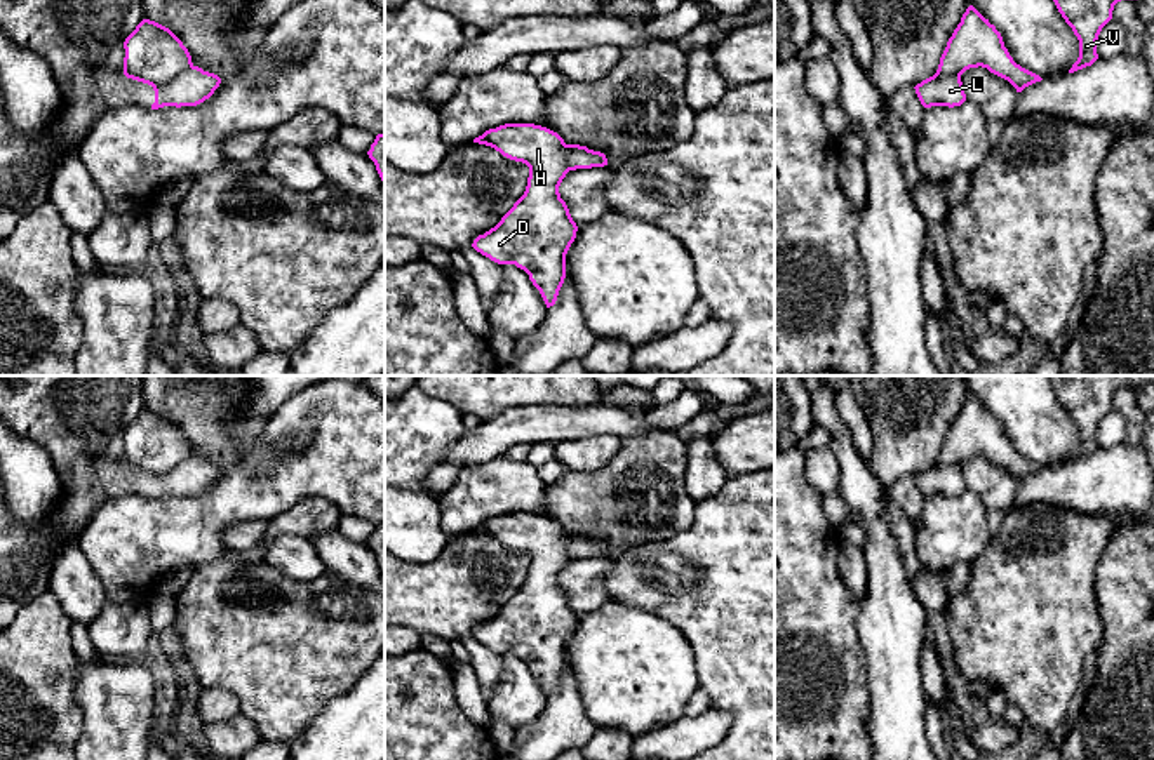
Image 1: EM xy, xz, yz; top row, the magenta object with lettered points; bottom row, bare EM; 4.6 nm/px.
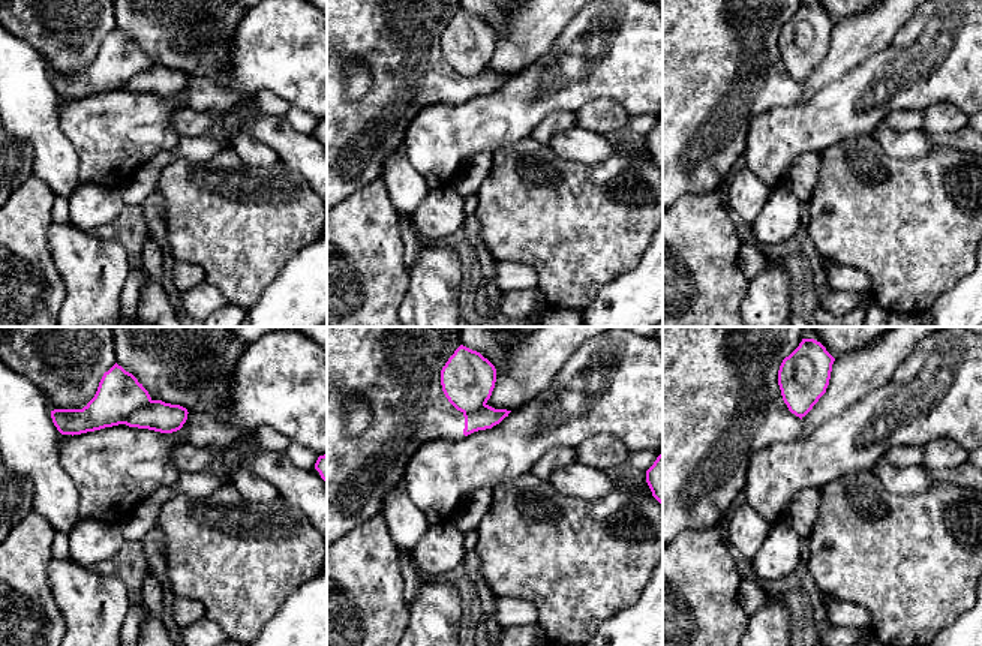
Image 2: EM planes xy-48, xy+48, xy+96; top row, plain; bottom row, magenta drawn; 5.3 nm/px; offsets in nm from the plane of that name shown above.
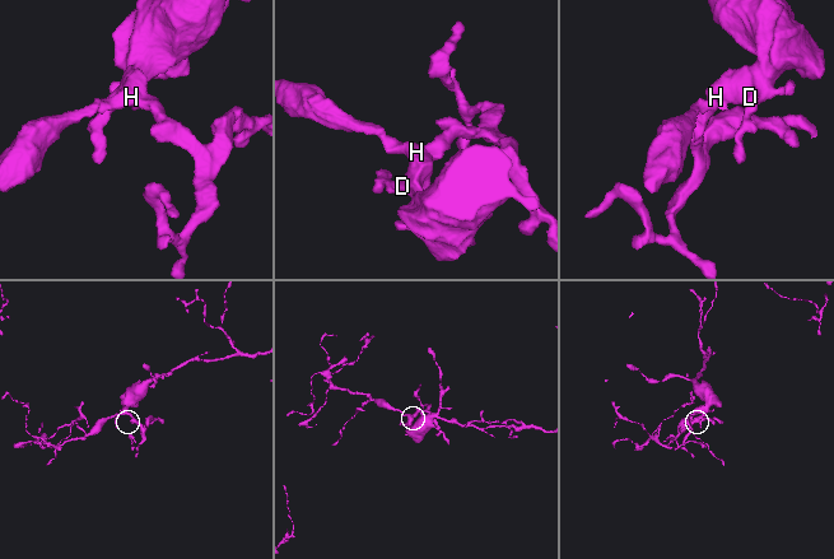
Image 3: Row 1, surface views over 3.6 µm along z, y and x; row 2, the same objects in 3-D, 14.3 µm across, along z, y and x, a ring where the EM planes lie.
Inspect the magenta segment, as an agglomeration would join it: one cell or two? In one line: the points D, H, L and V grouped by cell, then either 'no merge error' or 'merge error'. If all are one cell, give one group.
D H V / L | merge error

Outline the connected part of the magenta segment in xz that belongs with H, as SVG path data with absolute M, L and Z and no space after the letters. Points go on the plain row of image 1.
M505 513L473 532L526 553L529 567L524 584L472 637L498 654L524 659L550 697L564 673L566 643L578 621L559 583L569 562L566 532L557 522L534 513Z

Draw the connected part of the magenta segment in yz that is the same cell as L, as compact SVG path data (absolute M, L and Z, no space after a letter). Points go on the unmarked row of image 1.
M933 464L916 477L916 483L924 497L931 496L961 496L966 490L964 475L961 466L956 464Z

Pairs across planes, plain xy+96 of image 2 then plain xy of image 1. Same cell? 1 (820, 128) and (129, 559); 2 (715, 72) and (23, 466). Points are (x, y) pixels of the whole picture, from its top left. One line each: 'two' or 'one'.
1: one
2: two

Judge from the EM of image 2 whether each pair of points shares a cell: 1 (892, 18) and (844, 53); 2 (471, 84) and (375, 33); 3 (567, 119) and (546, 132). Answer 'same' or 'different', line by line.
1: same
2: same
3: same

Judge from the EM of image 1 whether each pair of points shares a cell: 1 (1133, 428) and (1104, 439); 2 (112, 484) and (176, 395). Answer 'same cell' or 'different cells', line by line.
1: different cells
2: different cells

